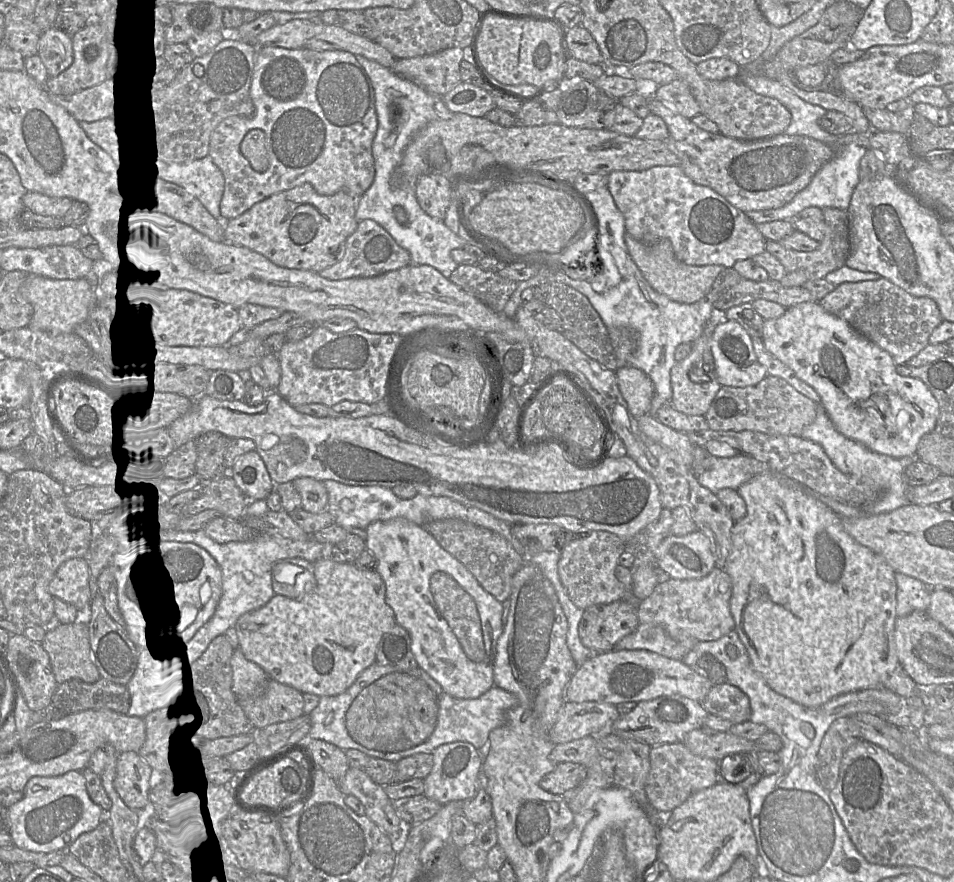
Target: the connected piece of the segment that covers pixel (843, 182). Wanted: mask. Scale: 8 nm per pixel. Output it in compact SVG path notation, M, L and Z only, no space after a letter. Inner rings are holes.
M855 143L848 145L841 153L825 163L813 176L807 187L797 193L794 198L780 208L748 211L745 214L756 225L777 220L786 220L808 207L837 208L847 211L854 189L858 185L860 161L867 149Z

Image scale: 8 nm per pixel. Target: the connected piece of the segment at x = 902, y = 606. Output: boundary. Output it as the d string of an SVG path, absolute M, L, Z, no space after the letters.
M895 572L897 585L896 615L904 617L912 612L926 612L931 599L931 588L918 579Z

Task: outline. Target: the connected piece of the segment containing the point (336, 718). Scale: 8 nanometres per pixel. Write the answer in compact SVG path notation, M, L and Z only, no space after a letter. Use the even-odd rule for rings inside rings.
M374 662L360 673L345 692L320 697L317 707L309 714L311 728L307 736L331 743L343 751L356 749L369 757L396 763L414 754L432 753L437 747L452 742L468 742L479 750L488 741L490 732L503 725L508 712L516 704L514 694L495 685L476 699L458 699L447 694L420 667L402 671Z

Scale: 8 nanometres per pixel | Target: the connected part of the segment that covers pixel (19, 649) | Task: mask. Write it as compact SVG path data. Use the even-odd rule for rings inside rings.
M18 634L10 635L5 654L28 707L33 712L44 710L58 686L48 653L41 643Z

